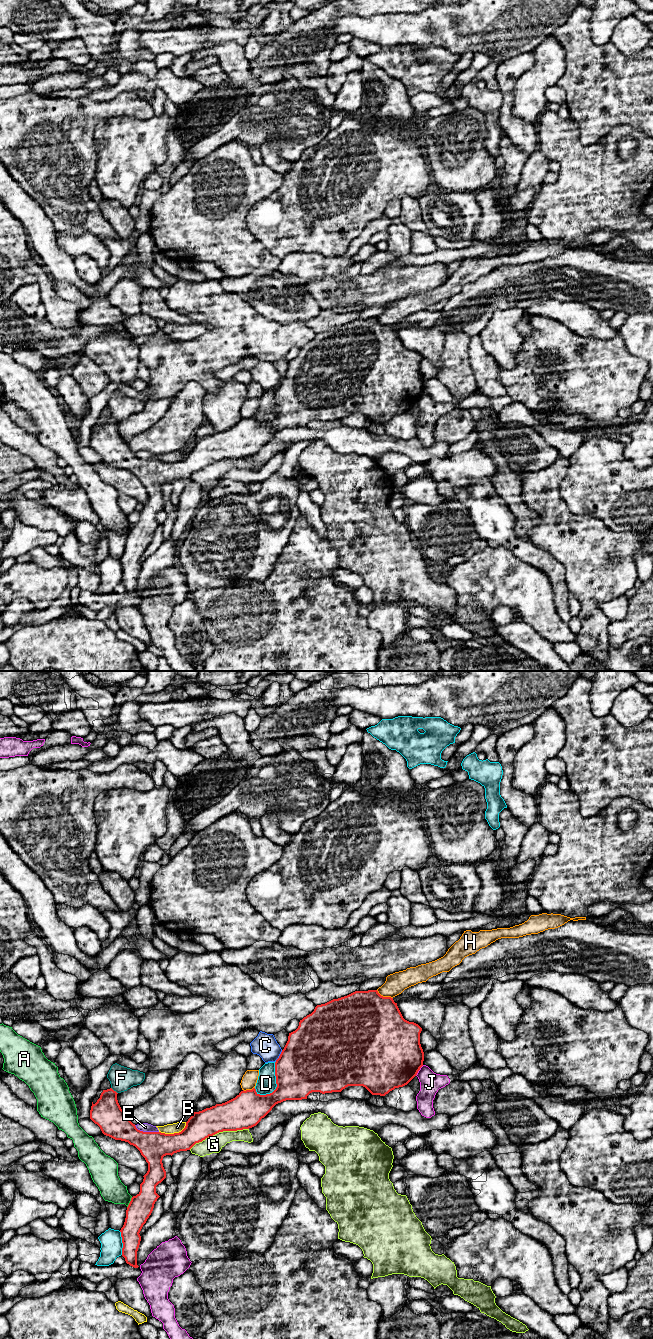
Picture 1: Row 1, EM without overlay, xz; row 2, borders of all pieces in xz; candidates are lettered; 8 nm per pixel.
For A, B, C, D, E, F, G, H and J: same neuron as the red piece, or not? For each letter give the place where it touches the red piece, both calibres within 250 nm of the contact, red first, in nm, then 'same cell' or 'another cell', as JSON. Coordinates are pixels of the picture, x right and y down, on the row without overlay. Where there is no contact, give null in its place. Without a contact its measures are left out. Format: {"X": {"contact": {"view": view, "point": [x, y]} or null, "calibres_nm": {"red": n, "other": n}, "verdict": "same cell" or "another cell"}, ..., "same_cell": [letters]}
{"A": {"contact": {"view": "xz", "point": [130, 530]}, "calibres_nm": {"red": 190, "other": 200}, "verdict": "another cell"}, "B": {"contact": {"view": "xz", "point": [174, 461]}, "calibres_nm": {"red": 240, "other": 80}, "verdict": "another cell"}, "C": {"contact": {"view": "xz", "point": [280, 383]}, "calibres_nm": {"red": 480, "other": 190}, "verdict": "another cell"}, "D": {"contact": {"view": "xz", "point": [276, 411]}, "calibres_nm": {"red": 420, "other": 160}, "verdict": "another cell"}, "E": {"contact": {"view": "xz", "point": [146, 460]}, "calibres_nm": {"red": 240, "other": 80}, "verdict": "another cell"}, "F": {"contact": {"view": "xz", "point": [113, 418]}, "calibres_nm": {"red": 240, "other": 200}, "verdict": "another cell"}, "G": {"contact": {"view": "xz", "point": [218, 460]}, "calibres_nm": {"red": 280, "other": 140}, "verdict": "another cell"}, "H": {"contact": {"view": "xz", "point": [384, 325]}, "calibres_nm": {"red": 500, "other": 170}, "verdict": "another cell"}, "J": {"contact": {"view": "xz", "point": [419, 397]}, "calibres_nm": {"red": 500, "other": 170}, "verdict": "another cell"}, "same_cell": []}

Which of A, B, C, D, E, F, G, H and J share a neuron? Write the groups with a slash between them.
A / B E H / C / D / F / G / J

